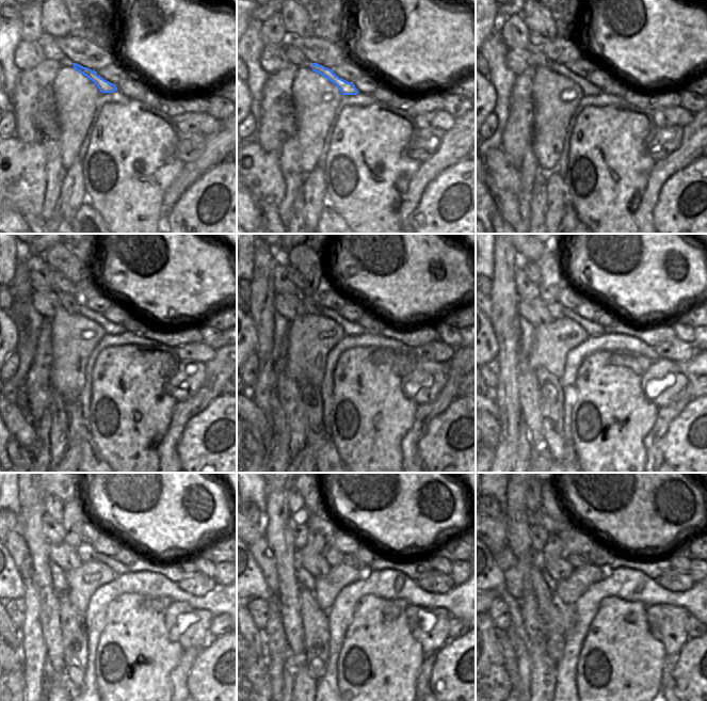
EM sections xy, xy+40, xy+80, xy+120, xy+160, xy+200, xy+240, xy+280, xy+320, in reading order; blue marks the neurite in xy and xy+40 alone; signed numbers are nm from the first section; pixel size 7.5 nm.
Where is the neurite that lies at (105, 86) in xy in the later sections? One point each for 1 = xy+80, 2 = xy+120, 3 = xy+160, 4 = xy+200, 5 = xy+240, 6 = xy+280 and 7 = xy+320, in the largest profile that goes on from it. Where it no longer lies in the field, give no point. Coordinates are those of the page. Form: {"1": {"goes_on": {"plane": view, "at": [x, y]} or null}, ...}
{"1": {"goes_on": {"plane": "xy+80", "at": [588, 89]}}, "2": {"goes_on": {"plane": "xy+120", "at": [67, 302]}}, "3": {"goes_on": {"plane": "xy+160", "at": [311, 306]}}, "4": {"goes_on": {"plane": "xy+200", "at": [556, 309]}}, "5": {"goes_on": {"plane": "xy+240", "at": [84, 551]}}, "6": {"goes_on": {"plane": "xy+280", "at": [334, 557]}}, "7": {"goes_on": {"plane": "xy+320", "at": [577, 560]}}}

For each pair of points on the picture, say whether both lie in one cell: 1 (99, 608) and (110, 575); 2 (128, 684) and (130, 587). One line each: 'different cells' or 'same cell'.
1: different cells
2: different cells

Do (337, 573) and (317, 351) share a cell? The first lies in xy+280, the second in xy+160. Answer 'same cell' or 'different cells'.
same cell

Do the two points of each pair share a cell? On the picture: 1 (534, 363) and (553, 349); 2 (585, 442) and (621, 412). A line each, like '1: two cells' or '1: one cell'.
1: one cell
2: one cell

